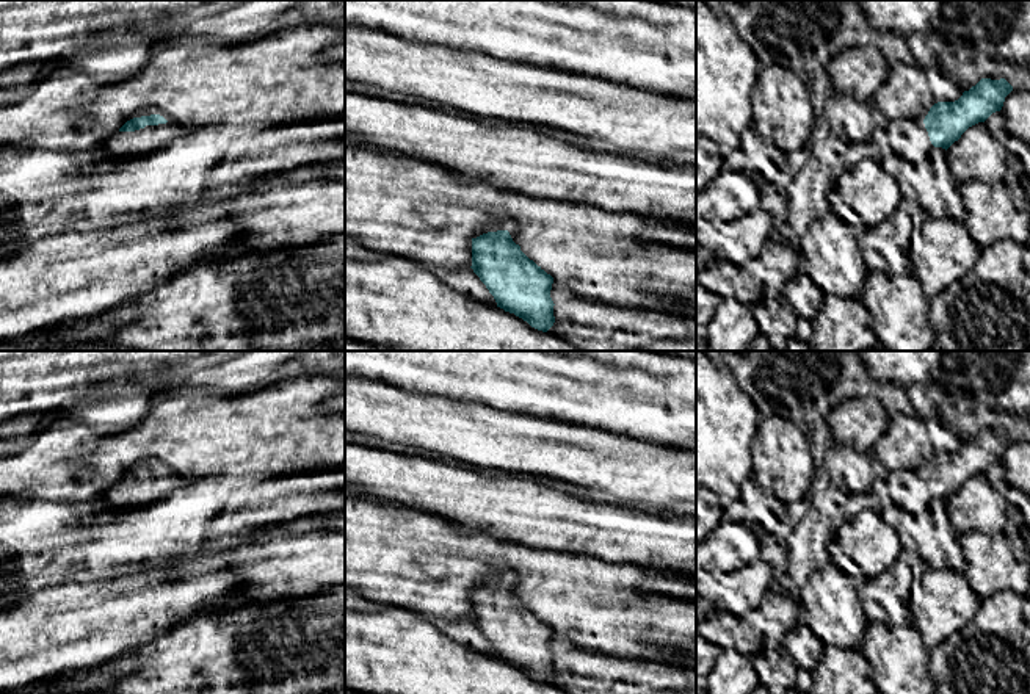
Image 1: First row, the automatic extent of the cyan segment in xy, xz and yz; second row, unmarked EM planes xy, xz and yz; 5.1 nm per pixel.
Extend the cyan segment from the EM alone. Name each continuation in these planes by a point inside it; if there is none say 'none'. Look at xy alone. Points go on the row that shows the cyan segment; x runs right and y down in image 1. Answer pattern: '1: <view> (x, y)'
1: xy (132, 146)

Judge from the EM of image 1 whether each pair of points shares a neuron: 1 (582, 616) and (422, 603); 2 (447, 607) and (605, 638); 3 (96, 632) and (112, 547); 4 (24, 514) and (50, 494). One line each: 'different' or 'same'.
1: same
2: same
3: different
4: different

